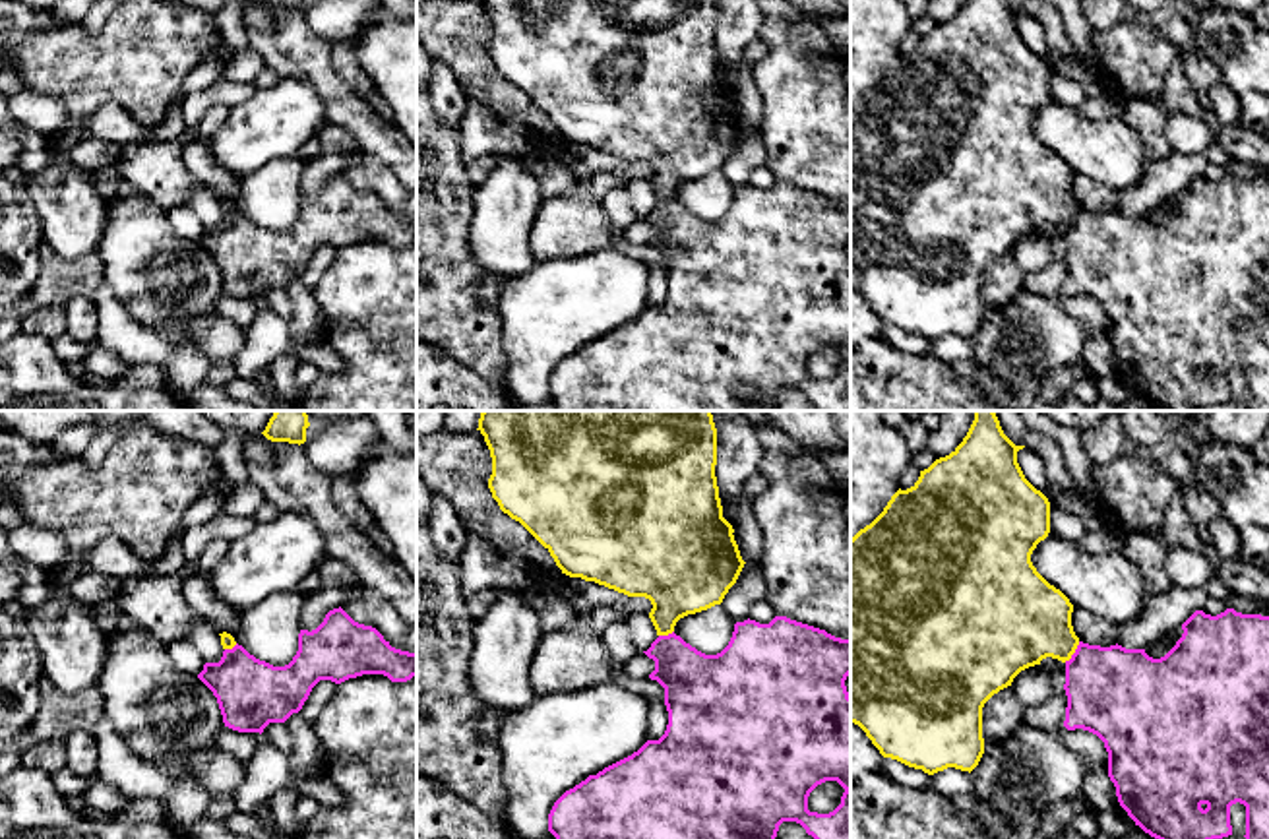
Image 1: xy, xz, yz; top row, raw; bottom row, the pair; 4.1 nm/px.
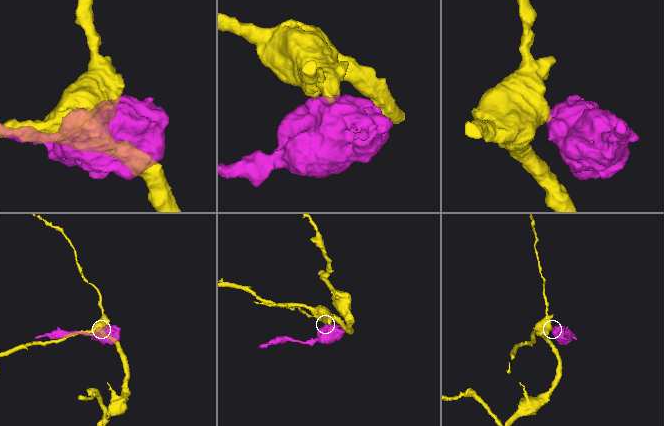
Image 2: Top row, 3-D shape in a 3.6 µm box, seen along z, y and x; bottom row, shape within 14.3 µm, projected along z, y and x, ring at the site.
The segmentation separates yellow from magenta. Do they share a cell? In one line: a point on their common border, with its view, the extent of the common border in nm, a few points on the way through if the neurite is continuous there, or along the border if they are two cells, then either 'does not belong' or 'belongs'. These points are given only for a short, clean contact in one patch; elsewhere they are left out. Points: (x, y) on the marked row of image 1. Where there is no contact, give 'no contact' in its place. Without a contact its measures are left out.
meets yellow in yz at (1074, 652); contact 110 nm long; border along yz (1080, 642), (1076, 652), (1064, 661); does not belong

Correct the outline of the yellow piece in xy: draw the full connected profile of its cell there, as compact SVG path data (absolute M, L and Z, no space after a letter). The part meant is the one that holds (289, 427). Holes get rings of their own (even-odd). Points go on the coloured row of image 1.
M275 411L262 432L271 442L304 444L310 426L306 411Z

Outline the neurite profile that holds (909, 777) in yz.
M891 758L883 760L882 773L905 789L926 789L930 779L922 769L909 767Z

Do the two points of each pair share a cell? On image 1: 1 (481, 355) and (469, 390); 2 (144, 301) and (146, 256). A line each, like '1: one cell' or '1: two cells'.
1: two cells
2: one cell

